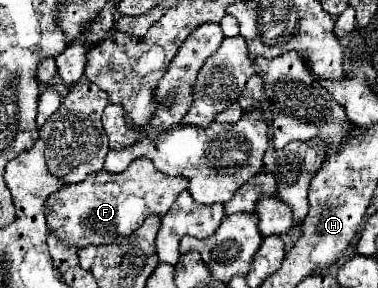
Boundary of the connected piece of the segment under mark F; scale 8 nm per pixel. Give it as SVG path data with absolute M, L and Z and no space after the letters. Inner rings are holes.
M137 158L121 174L99 170L79 184L63 186L57 194L49 196L47 222L51 232L65 244L75 244L77 248L85 248L89 244L111 244L113 240L135 232L147 216L163 216L187 184L187 178L159 172L149 158Z

